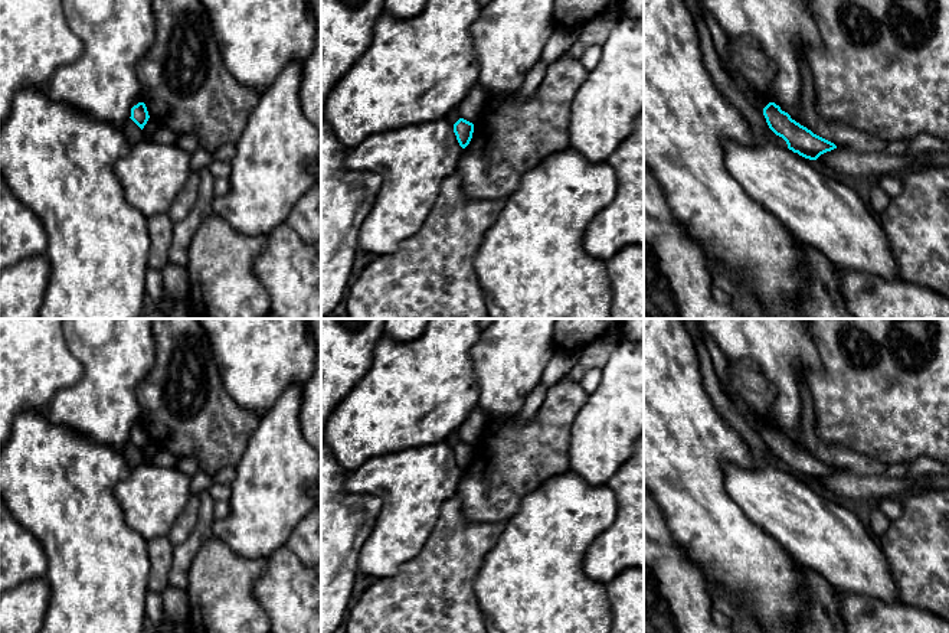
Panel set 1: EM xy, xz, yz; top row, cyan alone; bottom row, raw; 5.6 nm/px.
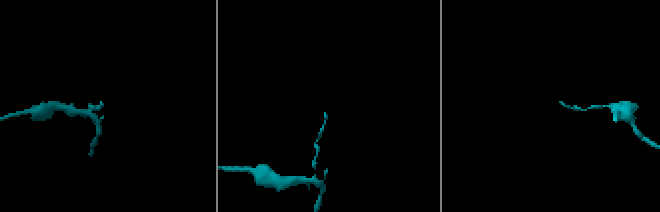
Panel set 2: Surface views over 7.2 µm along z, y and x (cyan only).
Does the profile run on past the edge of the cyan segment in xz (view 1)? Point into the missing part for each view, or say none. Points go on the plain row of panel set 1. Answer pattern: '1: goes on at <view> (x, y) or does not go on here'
1: does not go on here

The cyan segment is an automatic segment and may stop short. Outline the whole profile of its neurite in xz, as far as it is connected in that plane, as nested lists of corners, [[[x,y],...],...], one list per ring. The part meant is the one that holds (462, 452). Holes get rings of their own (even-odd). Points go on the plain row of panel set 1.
[[[459,441],[454,447],[454,456],[456,459],[456,463],[458,463],[459,469],[462,472],[465,472],[469,467],[471,461],[472,461],[474,447],[464,443],[464,441]]]

